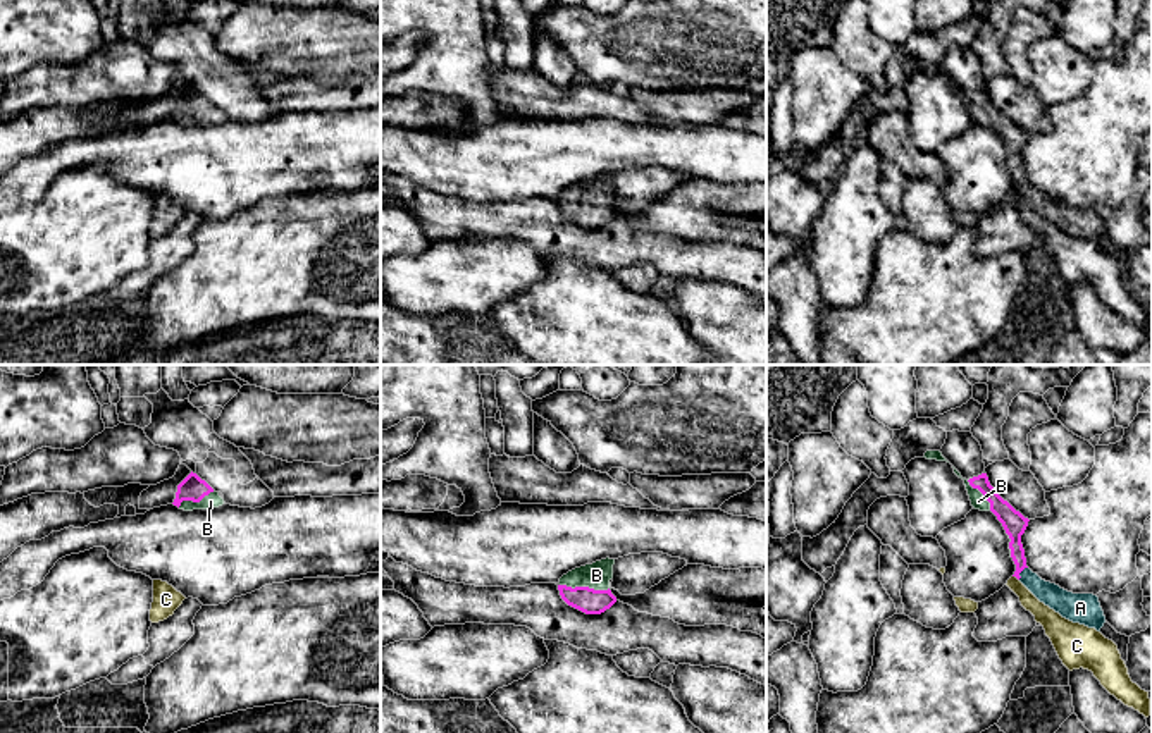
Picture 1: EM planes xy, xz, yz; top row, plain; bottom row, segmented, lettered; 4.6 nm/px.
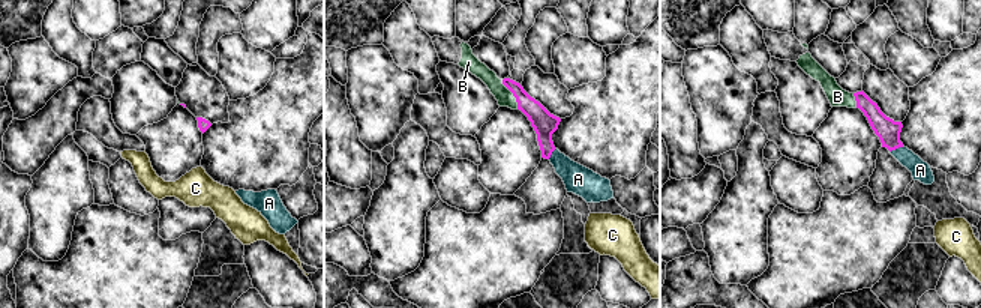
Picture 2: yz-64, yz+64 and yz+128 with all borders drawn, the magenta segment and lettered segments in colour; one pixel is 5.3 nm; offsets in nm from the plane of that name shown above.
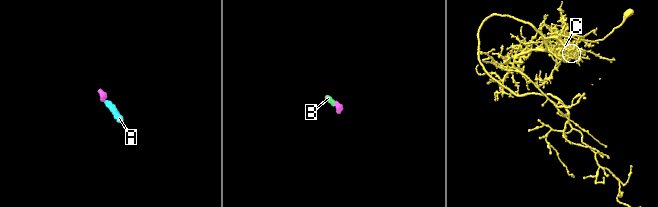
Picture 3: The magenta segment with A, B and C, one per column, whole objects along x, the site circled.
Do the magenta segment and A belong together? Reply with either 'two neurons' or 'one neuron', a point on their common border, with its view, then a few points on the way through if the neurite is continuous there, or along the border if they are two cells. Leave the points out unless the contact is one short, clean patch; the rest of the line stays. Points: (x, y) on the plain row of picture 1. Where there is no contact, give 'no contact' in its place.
one neuron; contact yz (1020, 186); way yz (1015, 138), (1020, 186), (1061, 215)

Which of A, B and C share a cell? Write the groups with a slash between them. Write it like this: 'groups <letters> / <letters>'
groups A B / C

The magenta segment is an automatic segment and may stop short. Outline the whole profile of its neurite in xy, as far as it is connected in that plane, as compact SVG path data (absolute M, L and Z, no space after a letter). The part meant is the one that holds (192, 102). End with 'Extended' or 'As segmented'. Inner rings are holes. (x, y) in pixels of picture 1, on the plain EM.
M189 88L179 100L172 117L179 124L214 124L224 119L224 114L196 88Z. Extended

